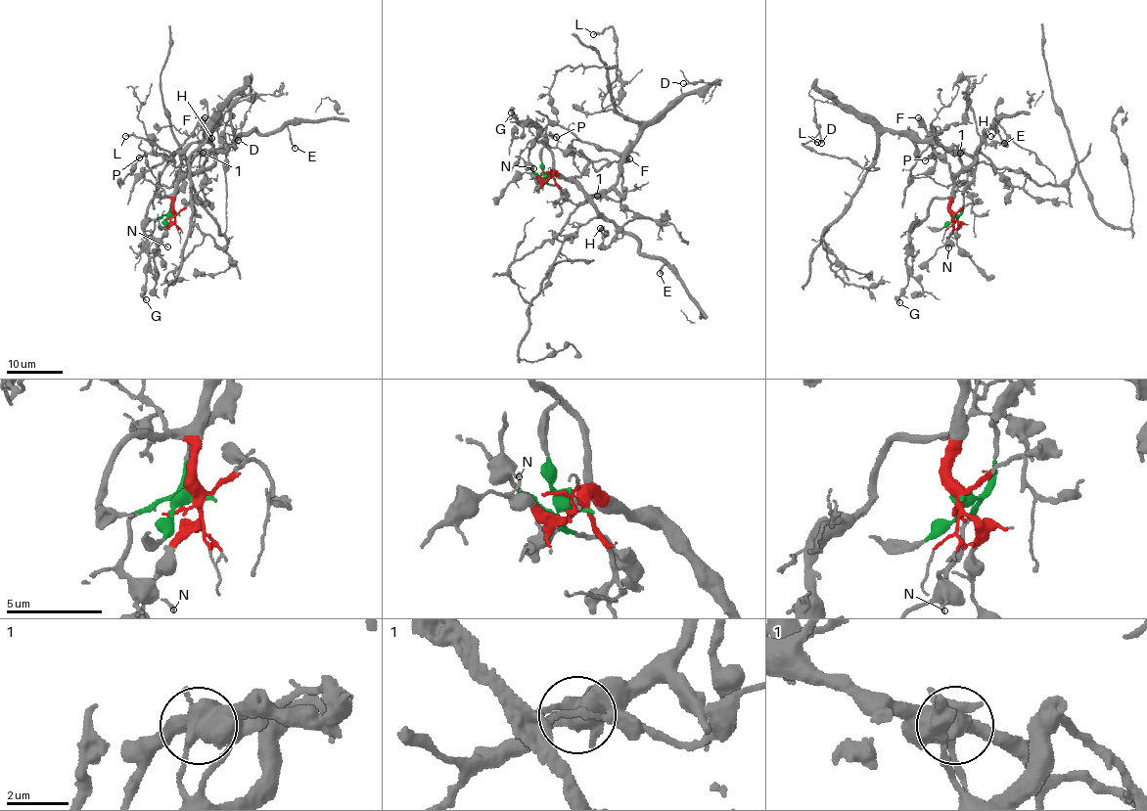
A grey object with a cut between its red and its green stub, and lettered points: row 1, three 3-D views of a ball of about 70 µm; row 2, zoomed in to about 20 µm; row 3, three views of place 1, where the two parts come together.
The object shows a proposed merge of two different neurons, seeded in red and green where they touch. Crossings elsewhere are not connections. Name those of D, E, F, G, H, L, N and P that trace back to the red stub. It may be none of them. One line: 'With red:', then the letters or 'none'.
With red: E, F, G, H, P

